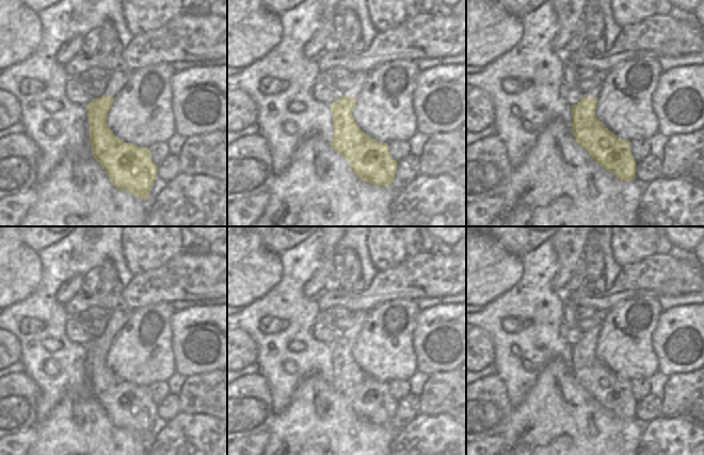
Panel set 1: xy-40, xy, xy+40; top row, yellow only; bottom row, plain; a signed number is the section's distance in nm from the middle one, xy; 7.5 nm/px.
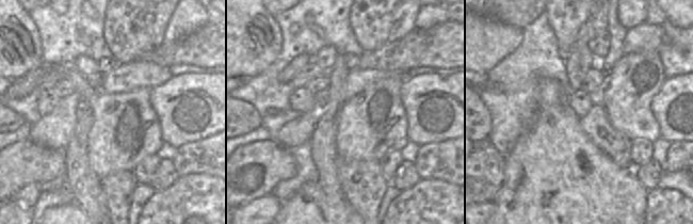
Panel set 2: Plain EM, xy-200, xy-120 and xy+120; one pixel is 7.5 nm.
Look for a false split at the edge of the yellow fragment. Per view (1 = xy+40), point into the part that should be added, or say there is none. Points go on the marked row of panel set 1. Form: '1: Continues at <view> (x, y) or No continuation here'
1: No continuation here

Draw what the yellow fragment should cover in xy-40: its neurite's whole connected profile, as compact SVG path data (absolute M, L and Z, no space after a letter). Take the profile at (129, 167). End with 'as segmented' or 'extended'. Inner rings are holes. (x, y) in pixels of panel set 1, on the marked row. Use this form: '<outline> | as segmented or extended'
M103 94L87 105L92 155L116 188L145 201L158 167L151 161L147 147L127 143L107 127L107 114L113 100Z | as segmented

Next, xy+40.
M582 96L572 107L572 134L591 158L620 179L636 177L636 161L629 148L630 141L620 139L596 116L597 97Z | as segmented

